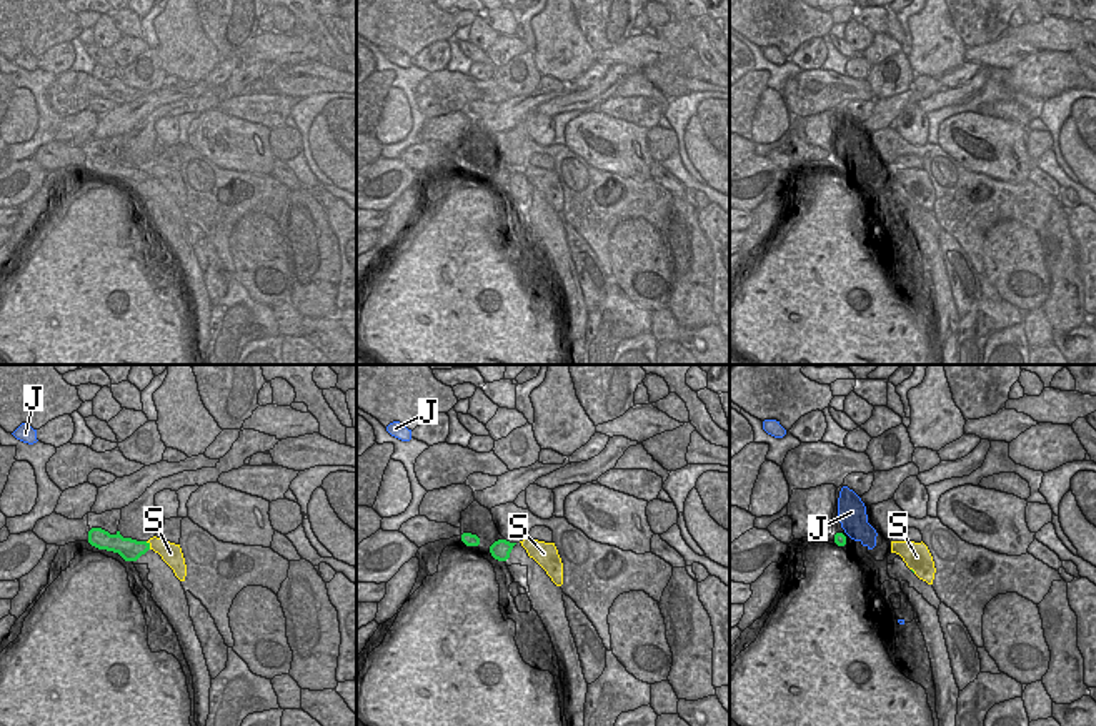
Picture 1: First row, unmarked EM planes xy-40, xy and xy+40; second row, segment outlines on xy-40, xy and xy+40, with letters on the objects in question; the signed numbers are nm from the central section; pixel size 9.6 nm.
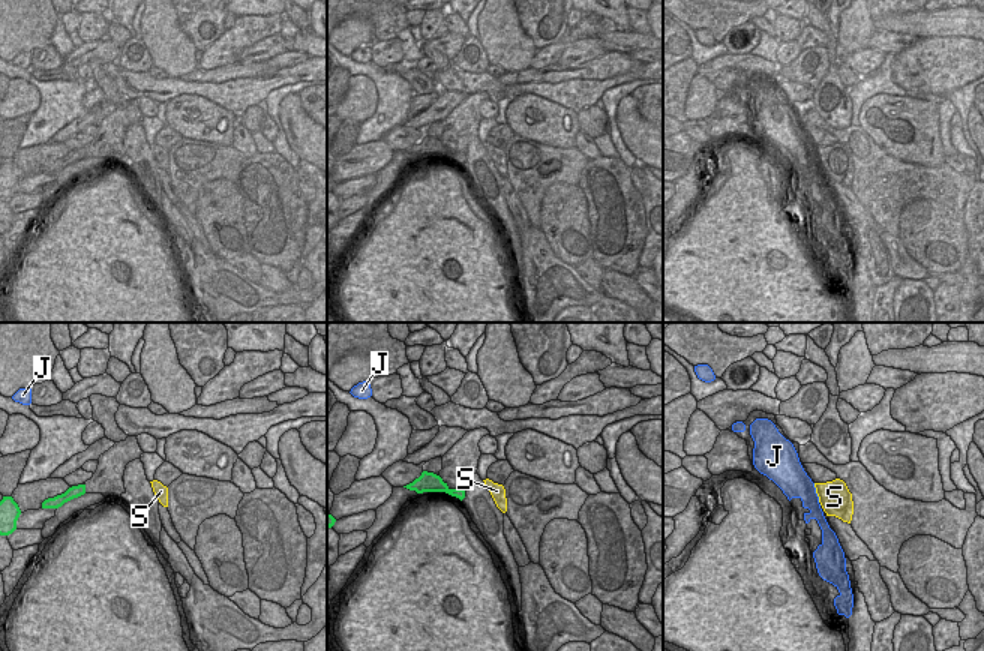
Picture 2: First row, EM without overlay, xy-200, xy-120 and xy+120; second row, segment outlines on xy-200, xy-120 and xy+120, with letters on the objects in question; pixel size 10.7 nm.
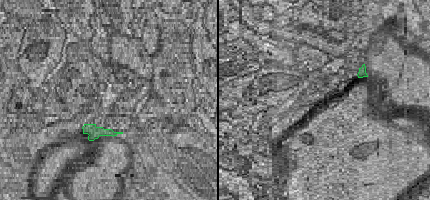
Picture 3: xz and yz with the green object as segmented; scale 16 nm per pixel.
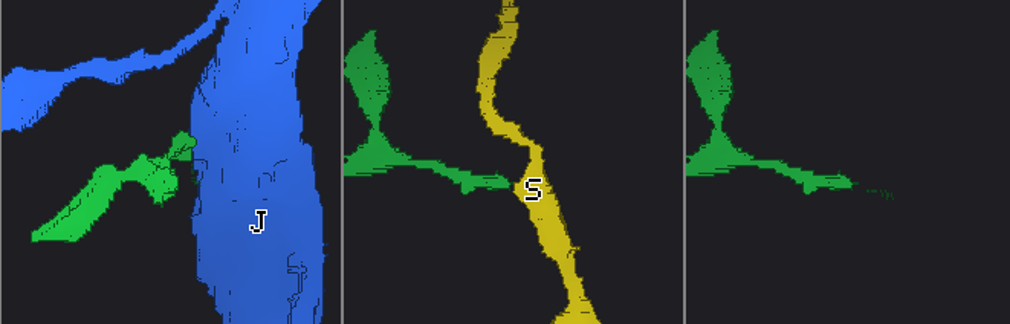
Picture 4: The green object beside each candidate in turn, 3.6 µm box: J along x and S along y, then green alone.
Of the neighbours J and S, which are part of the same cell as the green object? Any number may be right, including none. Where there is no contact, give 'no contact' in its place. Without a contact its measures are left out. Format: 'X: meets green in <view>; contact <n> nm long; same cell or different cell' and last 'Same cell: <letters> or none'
J: no contact; different cell
S: meets green in xy-40; contact 100 nm long; different cell
Same cell: none

